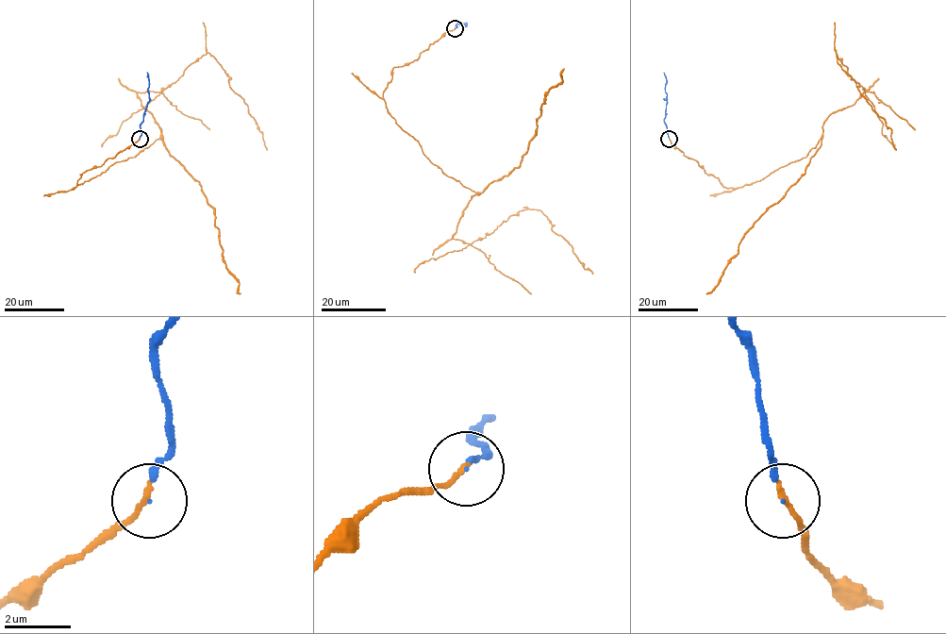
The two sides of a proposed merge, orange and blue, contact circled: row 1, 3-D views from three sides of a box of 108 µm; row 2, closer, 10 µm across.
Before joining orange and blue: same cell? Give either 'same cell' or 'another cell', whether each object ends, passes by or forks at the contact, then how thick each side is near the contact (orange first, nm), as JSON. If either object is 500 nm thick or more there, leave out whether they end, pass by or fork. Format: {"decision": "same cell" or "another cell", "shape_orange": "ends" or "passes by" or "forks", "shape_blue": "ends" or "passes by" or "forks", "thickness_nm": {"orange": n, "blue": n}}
{"decision": "same cell", "shape_orange": "ends", "shape_blue": "ends", "thickness_nm": {"orange": 180, "blue": 110}}

